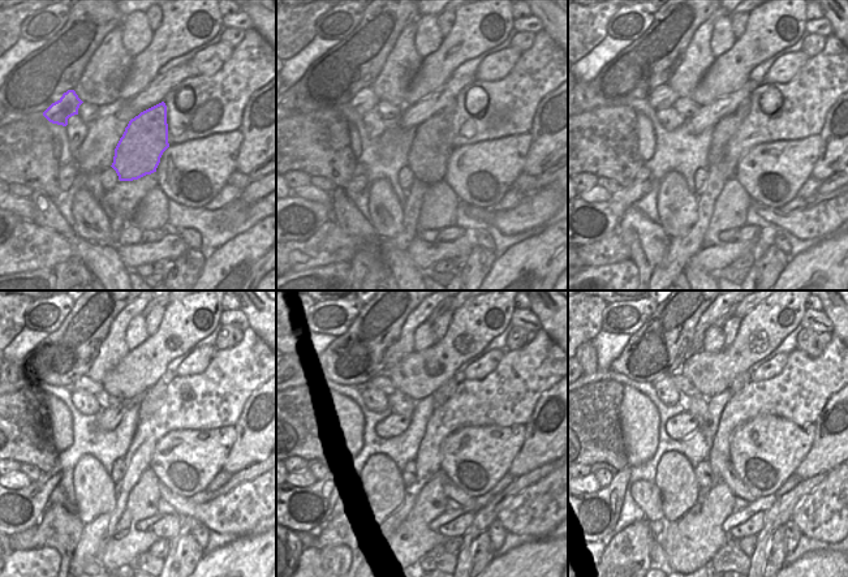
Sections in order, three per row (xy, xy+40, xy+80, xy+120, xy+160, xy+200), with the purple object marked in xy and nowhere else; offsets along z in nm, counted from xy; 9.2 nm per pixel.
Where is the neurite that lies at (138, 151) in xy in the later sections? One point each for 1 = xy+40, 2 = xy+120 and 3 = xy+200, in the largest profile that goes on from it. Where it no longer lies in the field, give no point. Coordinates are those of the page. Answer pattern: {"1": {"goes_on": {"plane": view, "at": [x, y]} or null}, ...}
{"1": {"goes_on": {"plane": "xy+40", "at": [429, 154]}}, "2": {"goes_on": {"plane": "xy+120", "at": [153, 397]}}, "3": {"goes_on": {"plane": "xy+200", "at": [739, 383]}}}

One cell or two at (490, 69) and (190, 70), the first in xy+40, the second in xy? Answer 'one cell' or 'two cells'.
two cells

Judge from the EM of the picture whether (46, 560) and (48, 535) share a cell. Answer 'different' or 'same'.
different

